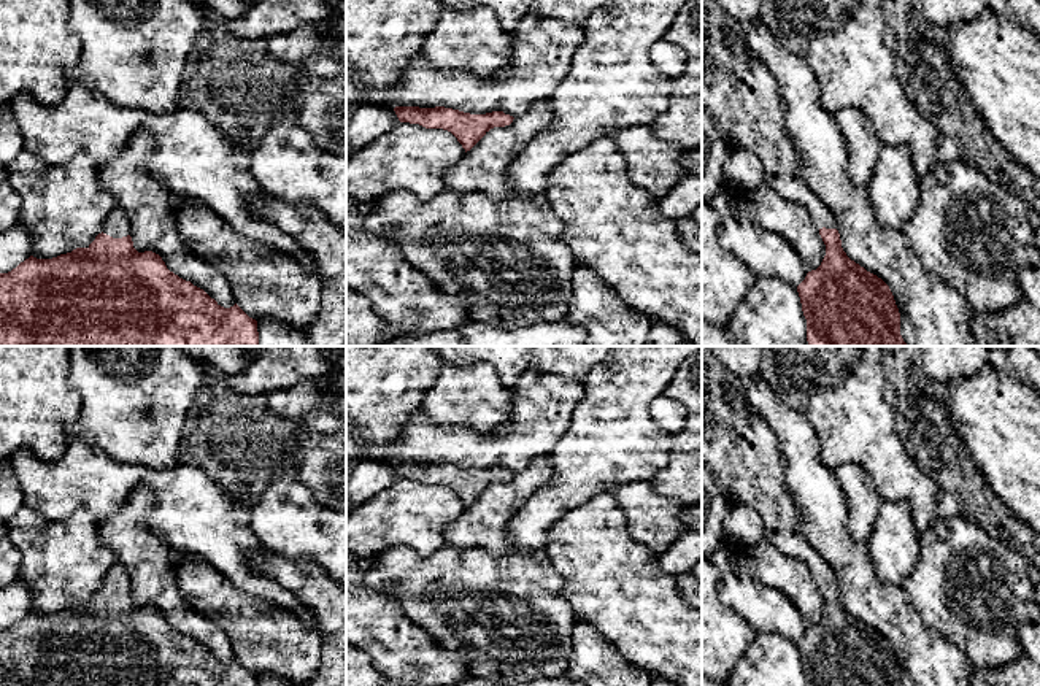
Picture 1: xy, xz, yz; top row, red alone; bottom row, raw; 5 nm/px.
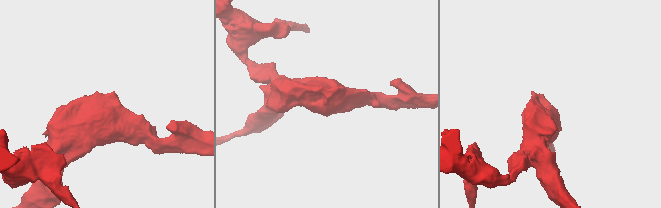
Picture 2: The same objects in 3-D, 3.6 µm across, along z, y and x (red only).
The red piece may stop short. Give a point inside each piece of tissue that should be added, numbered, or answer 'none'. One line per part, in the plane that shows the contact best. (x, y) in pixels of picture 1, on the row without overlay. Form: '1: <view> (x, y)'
1: xy (116, 580)

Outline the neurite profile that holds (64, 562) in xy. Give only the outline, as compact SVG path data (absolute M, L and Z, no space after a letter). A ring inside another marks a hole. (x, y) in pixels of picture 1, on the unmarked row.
M21 507L5 524L21 553L17 580L33 589L32 611L37 615L89 603L116 561L98 540L100 524L87 508L64 521L49 521Z

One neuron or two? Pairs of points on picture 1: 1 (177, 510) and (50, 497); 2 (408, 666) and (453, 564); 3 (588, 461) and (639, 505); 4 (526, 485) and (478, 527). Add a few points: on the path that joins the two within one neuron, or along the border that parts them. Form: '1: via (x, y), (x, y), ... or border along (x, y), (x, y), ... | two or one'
1: via (148, 478), (140, 474), (118, 481), (83, 481) | one
2: border along (397, 604), (435, 642), (454, 651) | two
3: border along (648, 480), (624, 481), (607, 491) | two
4: via (515, 493), (489, 516) | one

